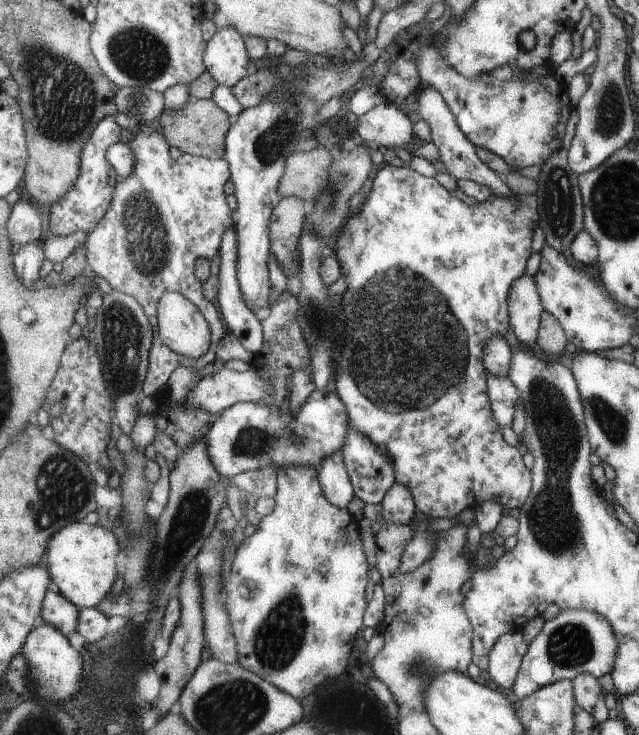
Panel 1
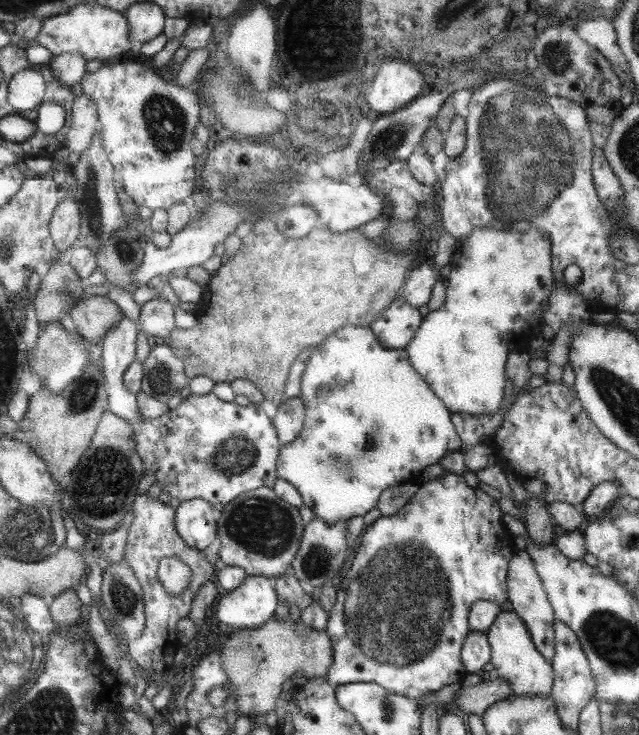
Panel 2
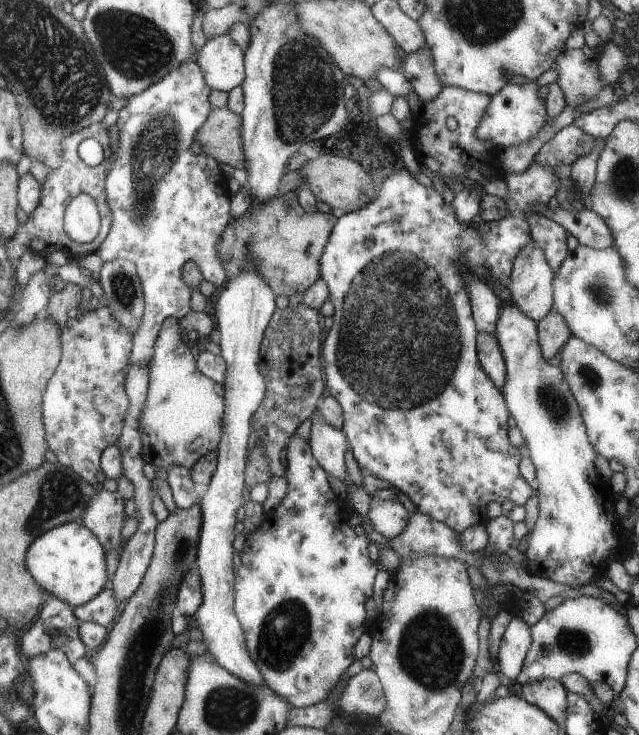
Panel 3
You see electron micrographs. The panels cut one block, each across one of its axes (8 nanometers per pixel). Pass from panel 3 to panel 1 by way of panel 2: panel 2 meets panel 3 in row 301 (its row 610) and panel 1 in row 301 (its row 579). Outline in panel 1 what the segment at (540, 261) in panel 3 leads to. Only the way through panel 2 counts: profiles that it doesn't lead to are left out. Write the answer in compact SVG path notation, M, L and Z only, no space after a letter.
M523 274L515 279L506 300L509 324L519 343L535 347L542 312L532 277Z

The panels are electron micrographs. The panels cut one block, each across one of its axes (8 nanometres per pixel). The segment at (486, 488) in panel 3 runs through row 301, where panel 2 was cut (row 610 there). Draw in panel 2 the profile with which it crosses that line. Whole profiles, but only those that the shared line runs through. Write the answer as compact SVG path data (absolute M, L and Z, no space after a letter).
M444 472L431 480L424 478L420 480L417 492L395 514L381 516L373 524L365 526L362 536L356 543L356 552L353 552L355 556L349 566L349 572L343 576L337 600L329 612L331 620L327 620L325 632L327 636L330 636L333 645L334 662L331 663L330 670L324 680L336 688L343 684L373 683L395 695L412 699L421 699L453 683L468 682L470 678L462 664L461 652L466 636L470 634L468 620L470 607L479 600L493 602L500 606L509 594L507 593L506 573L509 571L509 561L513 558L513 544L501 544L507 540L507 532L501 524L502 518L499 506L493 498L489 498L489 495L483 494L481 490L475 490L475 487L465 486L461 475Z

